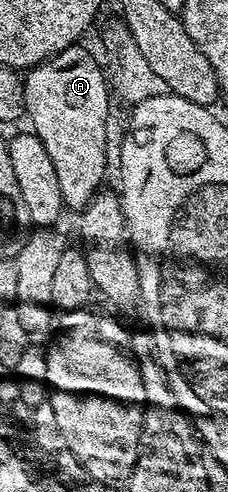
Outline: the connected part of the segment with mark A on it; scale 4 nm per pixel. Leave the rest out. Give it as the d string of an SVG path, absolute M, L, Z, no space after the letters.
M74 46L65 48L63 51L57 52L56 55L43 61L43 63L28 69L23 76L25 81L25 116L27 120L33 123L33 125L31 125L33 135L39 138L39 142L43 142L43 146L47 146L47 154L51 157L51 162L55 165L55 174L59 178L59 190L63 194L65 208L69 210L71 210L71 208L84 210L91 203L93 197L102 191L103 185L101 185L101 183L105 180L105 163L109 160L109 152L105 147L109 144L109 92L111 96L111 84L107 79L106 69L104 72L104 70L101 69L100 62L97 61L87 49L81 47L82 46Z

